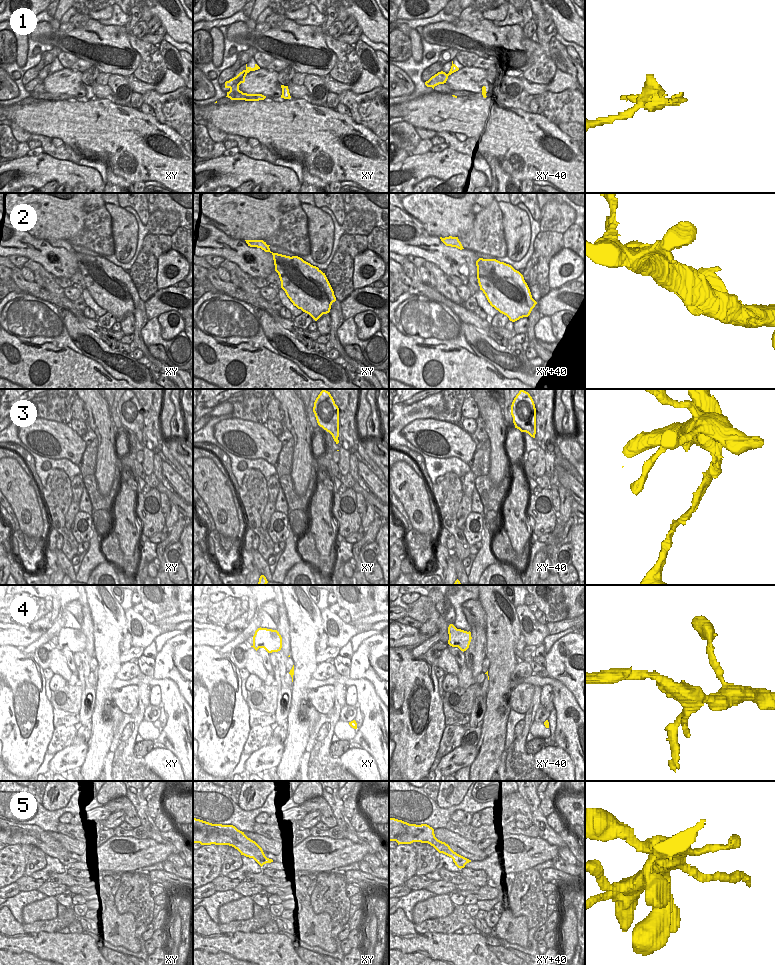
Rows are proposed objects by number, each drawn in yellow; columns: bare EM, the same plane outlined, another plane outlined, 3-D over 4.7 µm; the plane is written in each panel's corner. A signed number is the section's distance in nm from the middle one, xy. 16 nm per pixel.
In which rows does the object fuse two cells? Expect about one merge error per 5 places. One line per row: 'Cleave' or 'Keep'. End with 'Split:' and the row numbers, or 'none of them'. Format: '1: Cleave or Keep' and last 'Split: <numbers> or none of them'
1: Cleave
2: Keep
3: Cleave
4: Keep
5: Cleave
Split: 1, 3, 5

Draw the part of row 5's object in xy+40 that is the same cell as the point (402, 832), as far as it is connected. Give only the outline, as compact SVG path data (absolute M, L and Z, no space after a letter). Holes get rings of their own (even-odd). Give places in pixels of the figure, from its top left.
M389 818L389 841L399 844L411 844L413 842L428 843L439 853L443 853L453 859L455 865L460 868L461 860L469 859L454 852L448 844L435 837L434 829L427 824L409 824L402 820Z

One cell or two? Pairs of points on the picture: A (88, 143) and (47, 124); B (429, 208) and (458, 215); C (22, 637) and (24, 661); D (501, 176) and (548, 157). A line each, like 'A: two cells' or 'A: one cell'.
A: one cell
B: one cell
C: two cells
D: two cells

